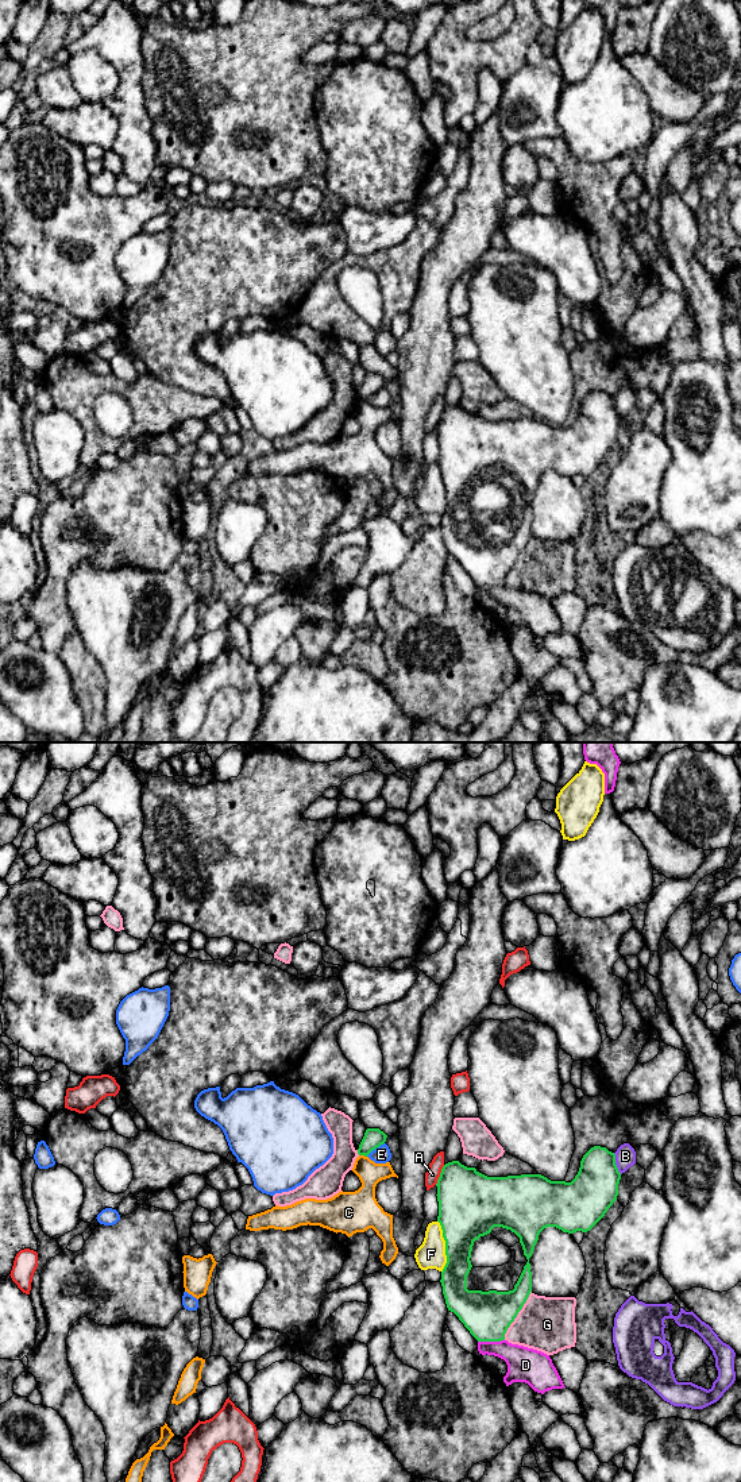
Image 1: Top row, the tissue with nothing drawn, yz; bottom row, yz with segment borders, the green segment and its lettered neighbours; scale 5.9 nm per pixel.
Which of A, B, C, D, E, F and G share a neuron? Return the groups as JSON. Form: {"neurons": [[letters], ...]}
{"neurons": [["A"], ["B"], ["C"], ["D"], ["E"], ["F"], ["G"]]}

